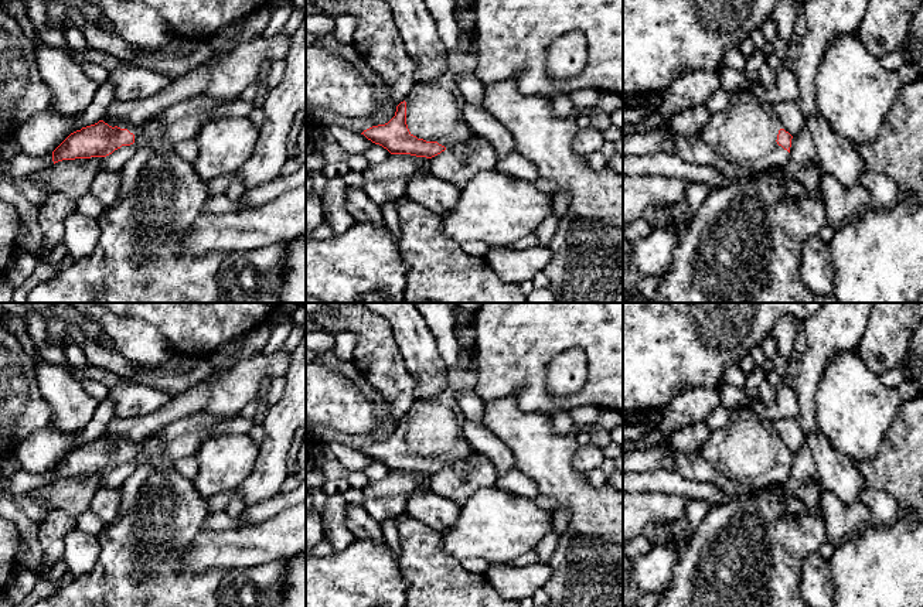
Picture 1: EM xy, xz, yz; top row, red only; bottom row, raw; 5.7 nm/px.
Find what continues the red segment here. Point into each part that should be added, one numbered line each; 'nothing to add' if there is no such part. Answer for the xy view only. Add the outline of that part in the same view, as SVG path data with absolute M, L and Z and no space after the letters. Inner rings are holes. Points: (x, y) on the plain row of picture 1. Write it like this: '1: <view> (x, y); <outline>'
1: xy (183, 437); M202 410L170 423L161 430L160 437L140 441L122 439L117 444L127 446L133 450L134 460L122 463L106 474L98 474L102 487L119 490L125 480L136 470L136 466L143 460L161 456L174 461L183 457L195 456L201 444L211 437L211 427L225 419L228 417L215 417Z

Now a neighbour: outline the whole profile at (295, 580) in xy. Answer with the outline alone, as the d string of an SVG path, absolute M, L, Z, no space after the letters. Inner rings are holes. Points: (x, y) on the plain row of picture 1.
M306 552L287 560L282 607L306 607Z

